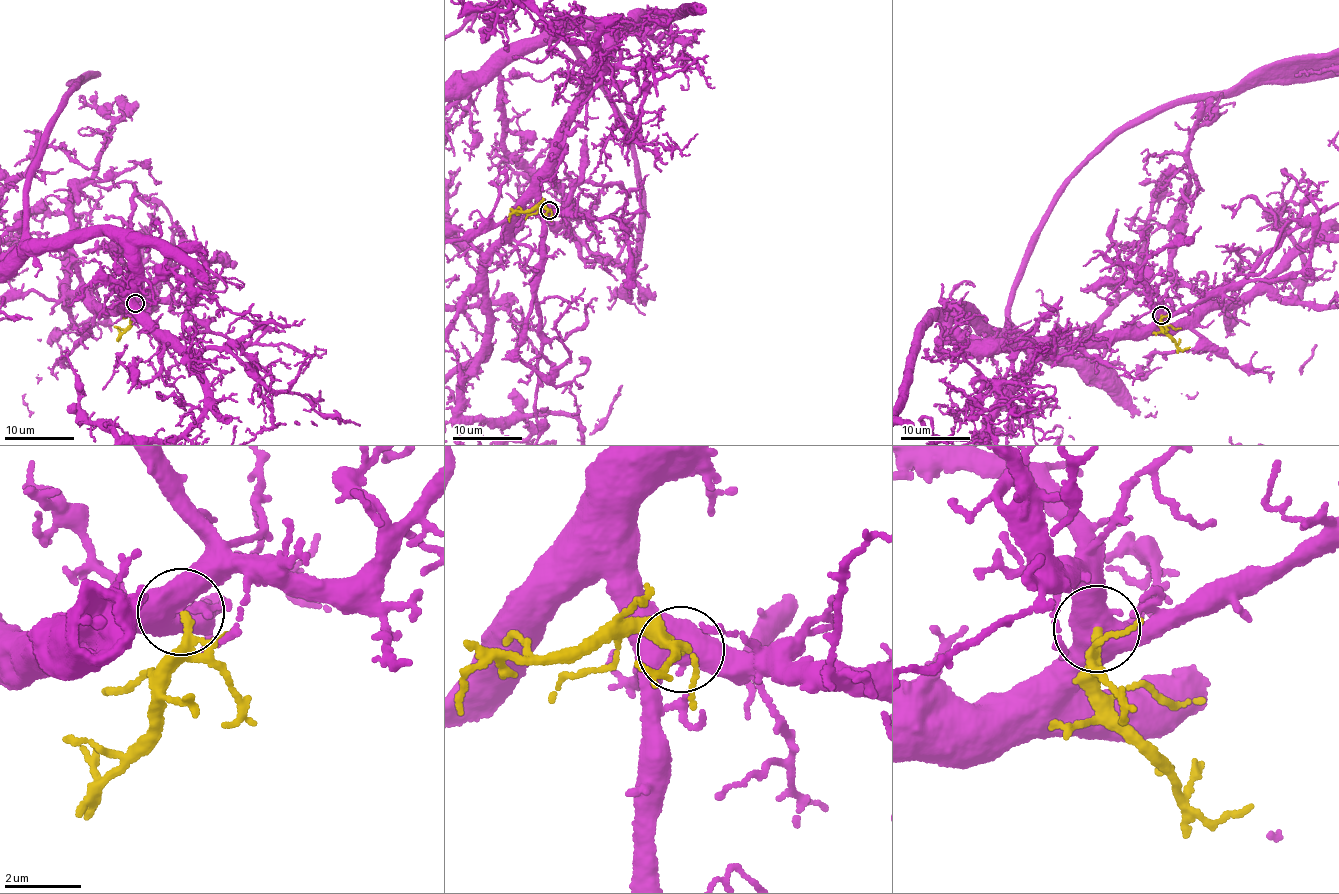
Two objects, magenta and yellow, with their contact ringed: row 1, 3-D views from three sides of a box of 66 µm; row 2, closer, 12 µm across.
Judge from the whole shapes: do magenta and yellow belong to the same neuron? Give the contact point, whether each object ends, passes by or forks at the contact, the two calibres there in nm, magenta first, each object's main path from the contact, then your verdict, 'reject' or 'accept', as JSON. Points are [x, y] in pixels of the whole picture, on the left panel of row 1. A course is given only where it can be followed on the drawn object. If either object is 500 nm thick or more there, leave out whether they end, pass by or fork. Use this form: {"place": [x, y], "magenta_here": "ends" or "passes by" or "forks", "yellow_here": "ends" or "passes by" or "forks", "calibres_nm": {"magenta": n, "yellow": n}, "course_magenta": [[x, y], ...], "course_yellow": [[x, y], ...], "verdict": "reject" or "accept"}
{"place": [135, 303], "calibres_nm": {"magenta": 600, "yellow": 220}, "verdict": "accept"}

